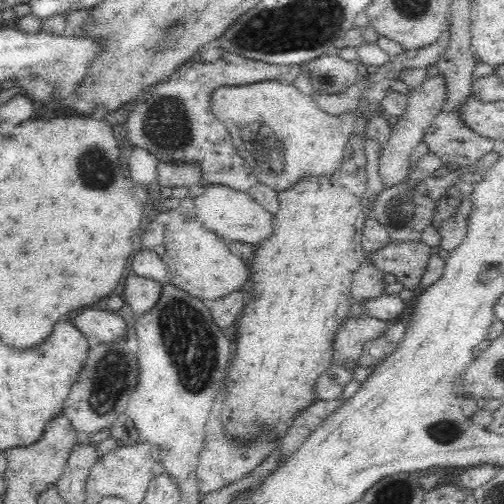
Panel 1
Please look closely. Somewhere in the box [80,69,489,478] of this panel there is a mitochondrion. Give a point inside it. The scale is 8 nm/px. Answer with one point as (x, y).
(189, 339)

